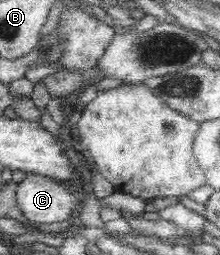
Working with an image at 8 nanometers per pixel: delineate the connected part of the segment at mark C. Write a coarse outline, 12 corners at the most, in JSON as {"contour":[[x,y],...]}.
{"contour":[[39,173],[18,175],[17,205],[32,222],[78,213],[81,200]]}

